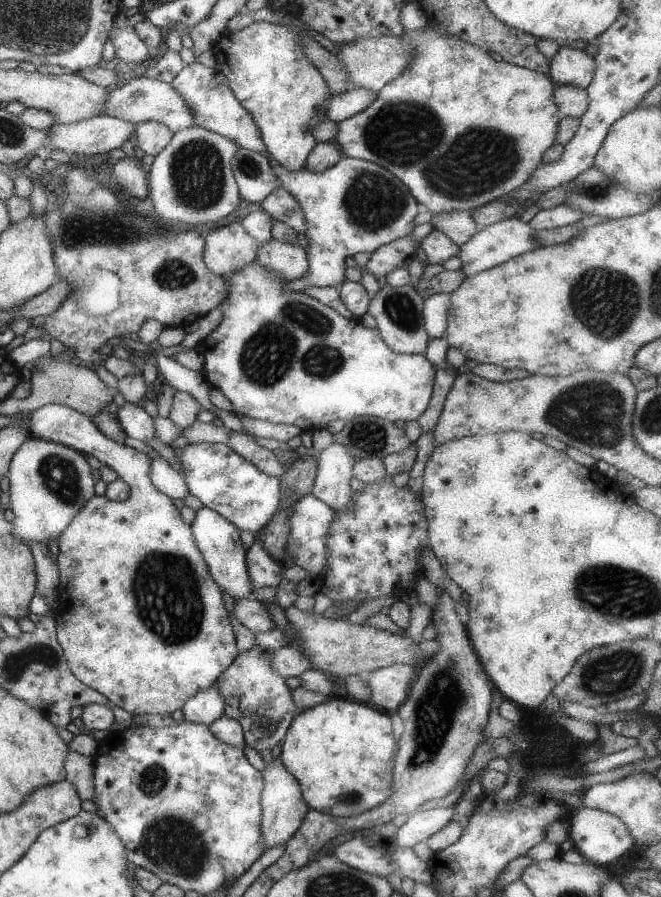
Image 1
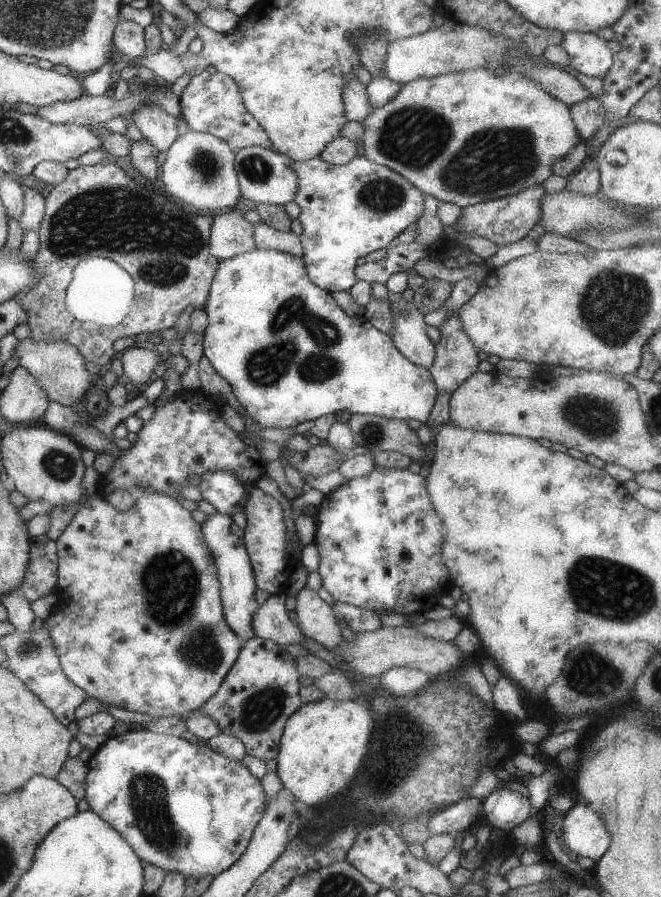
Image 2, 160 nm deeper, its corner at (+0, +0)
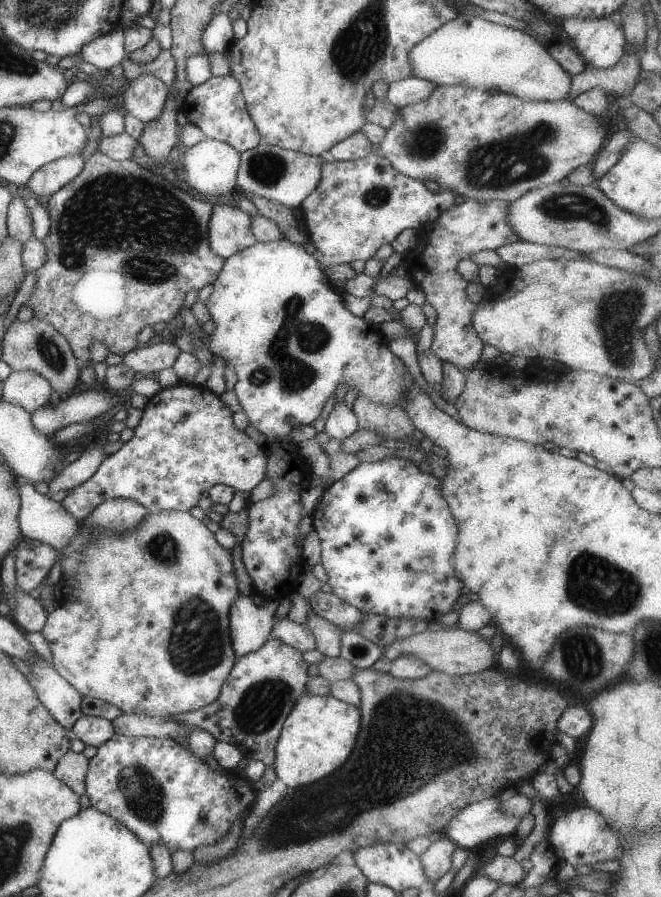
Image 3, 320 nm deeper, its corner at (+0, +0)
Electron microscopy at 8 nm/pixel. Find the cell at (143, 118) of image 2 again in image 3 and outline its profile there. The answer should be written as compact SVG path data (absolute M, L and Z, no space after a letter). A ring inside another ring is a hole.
M149 74L137 76L121 90L121 104L131 116L143 124L157 120L166 100L165 84Z

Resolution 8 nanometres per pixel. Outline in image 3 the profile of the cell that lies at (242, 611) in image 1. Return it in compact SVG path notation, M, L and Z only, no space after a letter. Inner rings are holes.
M287 618L273 620L268 639L279 640L282 644L300 652L315 649L315 640L311 630L301 624L290 622Z

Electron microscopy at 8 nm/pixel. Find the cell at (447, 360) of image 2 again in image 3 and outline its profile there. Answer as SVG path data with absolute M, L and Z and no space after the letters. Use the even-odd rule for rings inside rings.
M458 199L434 222L425 225L419 231L418 241L412 251L403 254L401 265L405 266L409 279L421 286L426 302L435 308L430 352L441 362L449 362L451 366L461 370L464 377L479 361L484 345L471 328L471 314L475 305L465 298L465 286L468 283L462 280L455 266L460 260L469 259L475 252L495 251L520 241L513 228L509 228L507 224L509 206L511 203L497 199L485 202Z

